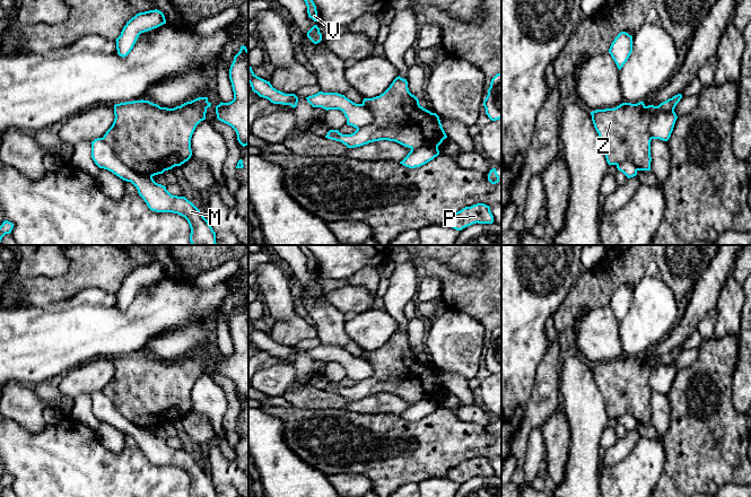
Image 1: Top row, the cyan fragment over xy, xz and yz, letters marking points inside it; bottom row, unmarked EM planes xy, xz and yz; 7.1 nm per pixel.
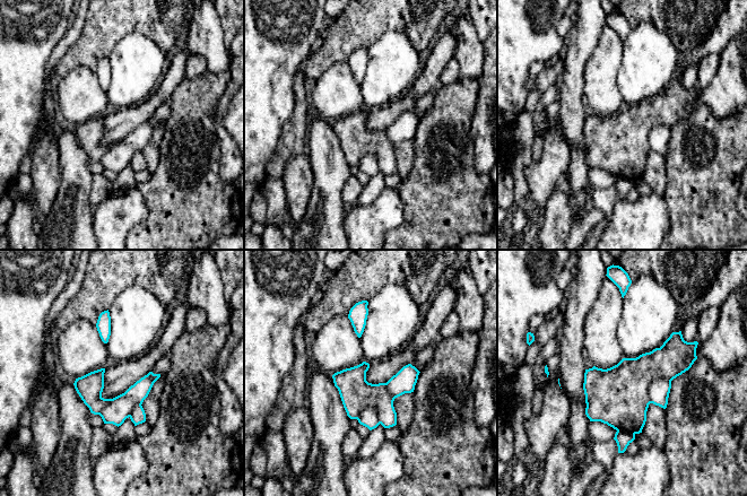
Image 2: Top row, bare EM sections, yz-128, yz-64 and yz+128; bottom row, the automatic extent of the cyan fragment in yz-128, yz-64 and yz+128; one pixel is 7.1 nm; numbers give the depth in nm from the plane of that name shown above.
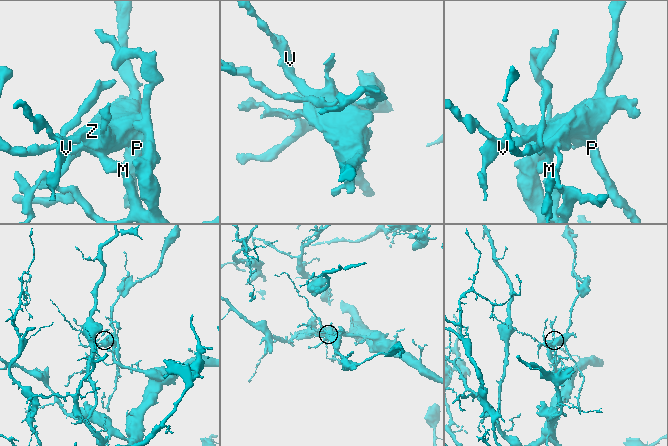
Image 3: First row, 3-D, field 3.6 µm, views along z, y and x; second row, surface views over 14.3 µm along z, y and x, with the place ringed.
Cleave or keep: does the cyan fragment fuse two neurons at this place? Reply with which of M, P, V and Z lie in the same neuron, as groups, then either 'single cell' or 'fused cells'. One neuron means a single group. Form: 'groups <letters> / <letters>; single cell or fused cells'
groups M / P V Z; fused cells

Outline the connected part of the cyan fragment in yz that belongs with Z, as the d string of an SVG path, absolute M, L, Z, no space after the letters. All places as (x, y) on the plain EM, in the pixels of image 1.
M678 347L658 359L646 359L644 355L622 356L614 361L591 365L608 417L630 413L638 424L650 424L649 376L658 364L674 364L681 351L682 348Z

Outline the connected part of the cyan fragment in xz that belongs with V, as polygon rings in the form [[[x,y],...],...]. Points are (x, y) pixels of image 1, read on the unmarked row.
[[[299,245],[299,247],[307,259],[308,270],[312,271],[314,274],[317,274],[317,263],[314,254],[311,252],[307,245]]]

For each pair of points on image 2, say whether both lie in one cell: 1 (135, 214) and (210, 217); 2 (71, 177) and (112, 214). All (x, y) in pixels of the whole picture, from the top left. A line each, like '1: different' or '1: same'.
1: different
2: different

